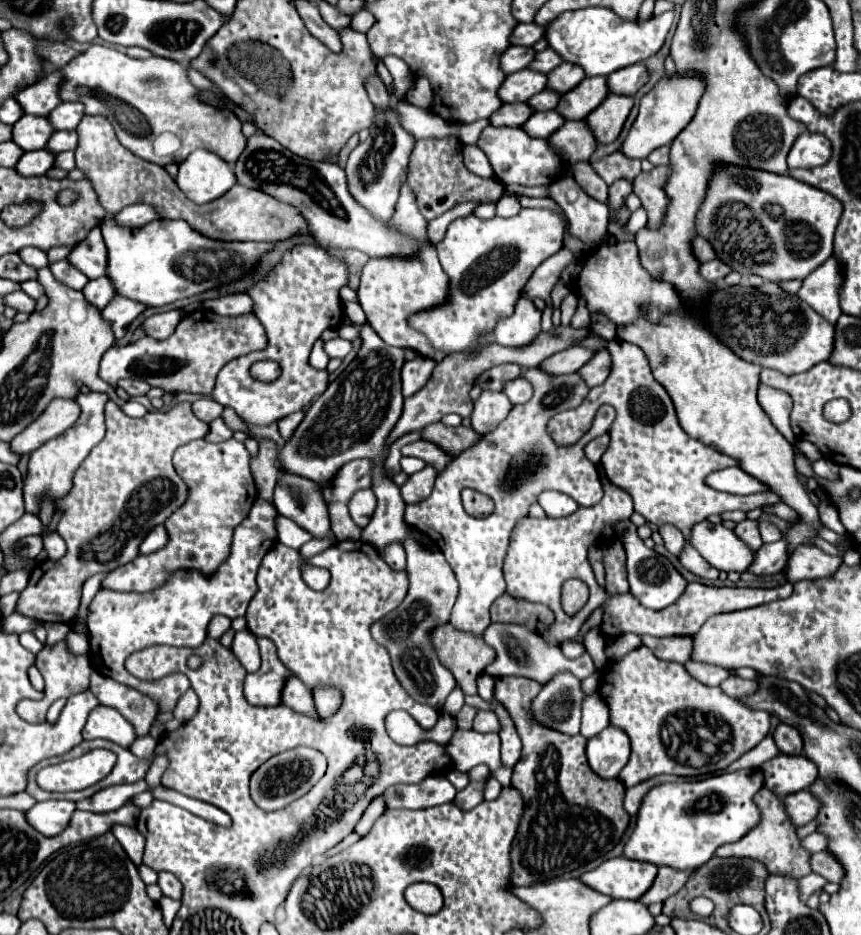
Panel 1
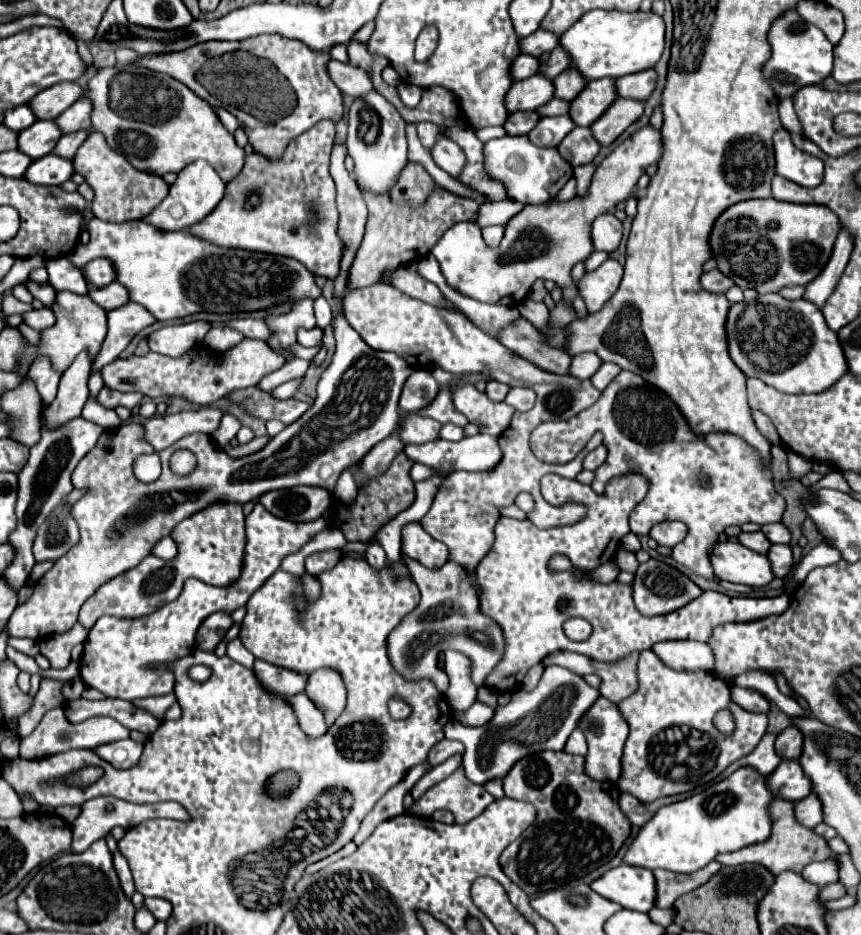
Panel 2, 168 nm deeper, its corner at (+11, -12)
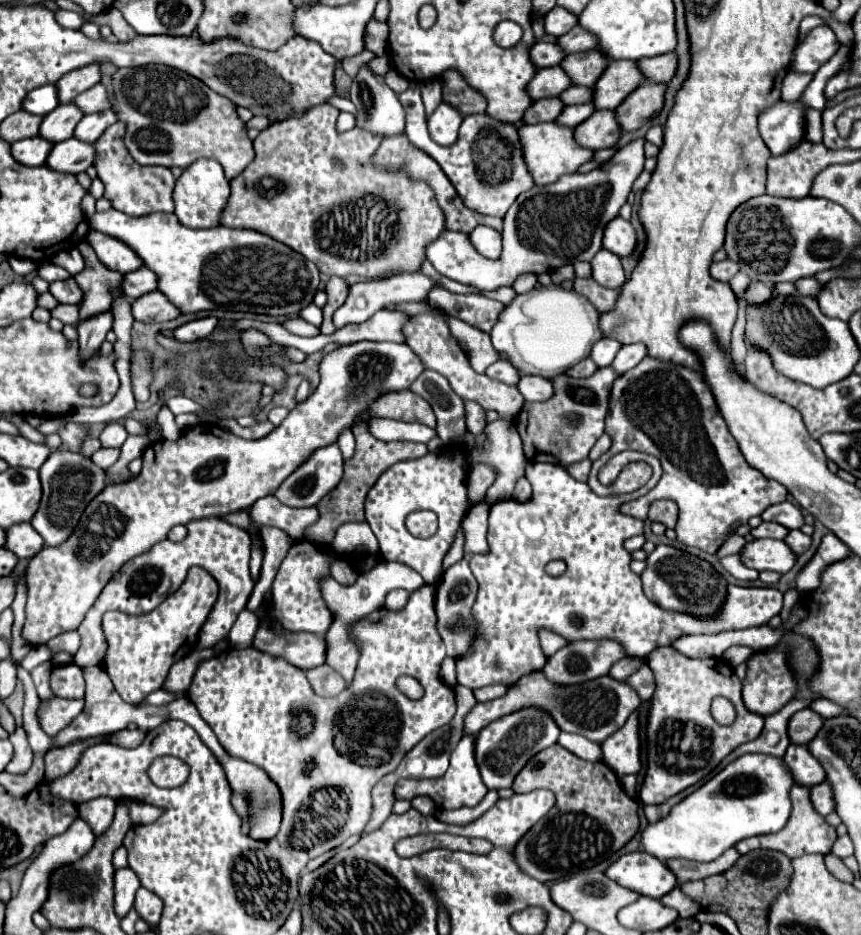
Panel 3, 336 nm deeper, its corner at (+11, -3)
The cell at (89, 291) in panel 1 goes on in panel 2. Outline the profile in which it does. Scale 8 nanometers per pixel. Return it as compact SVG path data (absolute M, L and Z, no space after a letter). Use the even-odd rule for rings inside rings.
M112 282L104 288L90 290L88 294L92 294L92 300L96 300L96 304L100 304L106 310L114 310L114 308L120 308L130 302L128 290L120 282Z

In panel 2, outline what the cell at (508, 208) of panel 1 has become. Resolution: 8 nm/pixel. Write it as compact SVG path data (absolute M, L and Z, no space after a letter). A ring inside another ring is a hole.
M486 226L486 228L482 230L482 238L484 238L484 242L486 242L490 248L498 248L498 246L500 246L502 234L504 234L504 226Z

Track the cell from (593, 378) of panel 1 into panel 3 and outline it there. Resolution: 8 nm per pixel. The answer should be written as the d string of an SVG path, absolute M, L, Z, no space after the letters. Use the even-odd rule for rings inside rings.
M624 345L618 351L618 355L616 355L616 359L614 359L614 363L610 367L616 373L624 373L624 371L636 367L644 357L646 357L646 347L644 345Z

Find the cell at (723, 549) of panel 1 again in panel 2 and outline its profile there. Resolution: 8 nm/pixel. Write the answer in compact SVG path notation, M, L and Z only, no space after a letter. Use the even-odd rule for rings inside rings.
M732 540L716 542L716 548L712 548L712 566L714 574L728 582L766 586L774 580L772 564L766 554L758 554Z

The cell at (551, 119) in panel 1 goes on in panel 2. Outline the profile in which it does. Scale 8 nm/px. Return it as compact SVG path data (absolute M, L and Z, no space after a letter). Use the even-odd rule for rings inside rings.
M554 116L554 118L542 118L540 124L528 134L528 138L536 146L558 146L568 132L572 132L576 124L572 118L566 116Z

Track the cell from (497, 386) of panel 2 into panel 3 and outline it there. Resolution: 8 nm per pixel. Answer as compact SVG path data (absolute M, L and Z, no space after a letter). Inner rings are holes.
M504 361L490 365L486 369L486 375L490 379L496 379L496 381L502 381L502 383L508 383L508 385L516 385L518 379L520 379L520 375L516 375L516 369L510 363L504 363Z

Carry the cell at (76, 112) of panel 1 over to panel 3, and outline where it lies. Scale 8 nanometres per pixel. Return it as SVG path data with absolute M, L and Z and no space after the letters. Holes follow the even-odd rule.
M94 85L92 89L80 93L74 103L80 107L80 111L86 113L98 113L98 111L106 111L110 109L110 99L108 99L108 91L102 85Z

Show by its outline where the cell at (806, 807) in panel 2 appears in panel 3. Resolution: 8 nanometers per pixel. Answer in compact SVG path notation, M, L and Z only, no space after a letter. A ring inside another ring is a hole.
M824 781L816 787L810 787L810 801L814 805L814 809L820 813L820 815L828 815L834 811L834 801L832 801L832 791L830 791L830 785Z

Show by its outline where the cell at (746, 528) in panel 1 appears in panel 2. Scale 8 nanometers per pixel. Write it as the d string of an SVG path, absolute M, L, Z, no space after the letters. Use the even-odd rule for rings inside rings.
M742 532L742 534L738 536L738 542L744 544L744 546L748 546L748 548L752 548L752 550L756 550L756 552L764 552L764 554L766 554L768 548L772 546L770 540L768 540L762 532L752 532L752 534Z

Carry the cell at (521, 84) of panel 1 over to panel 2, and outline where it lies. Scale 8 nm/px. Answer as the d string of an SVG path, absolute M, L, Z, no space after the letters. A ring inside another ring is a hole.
M544 74L530 76L526 80L518 80L512 84L506 96L506 108L510 112L516 110L536 110L542 104L554 98L554 84Z

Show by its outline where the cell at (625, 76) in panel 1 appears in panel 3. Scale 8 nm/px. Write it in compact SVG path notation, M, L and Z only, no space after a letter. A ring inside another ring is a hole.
M664 53L664 55L658 55L658 57L652 57L652 59L640 59L638 61L640 65L640 73L644 75L646 81L650 83L668 83L674 73L676 73L676 53Z

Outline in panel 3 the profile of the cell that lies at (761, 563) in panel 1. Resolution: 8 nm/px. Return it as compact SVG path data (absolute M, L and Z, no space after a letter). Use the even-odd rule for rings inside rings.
M790 531L786 535L784 543L788 543L788 547L792 547L792 551L796 551L796 555L802 555L810 547L810 537L804 535L802 531Z

